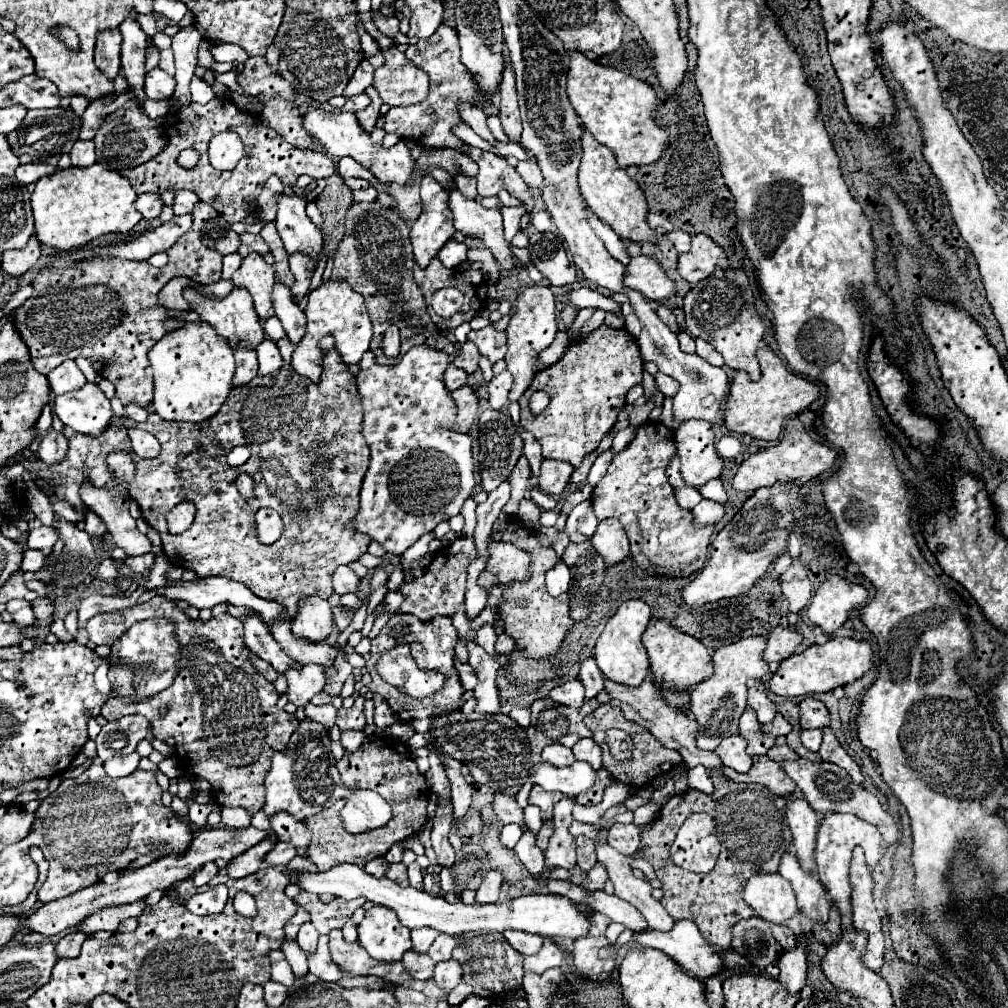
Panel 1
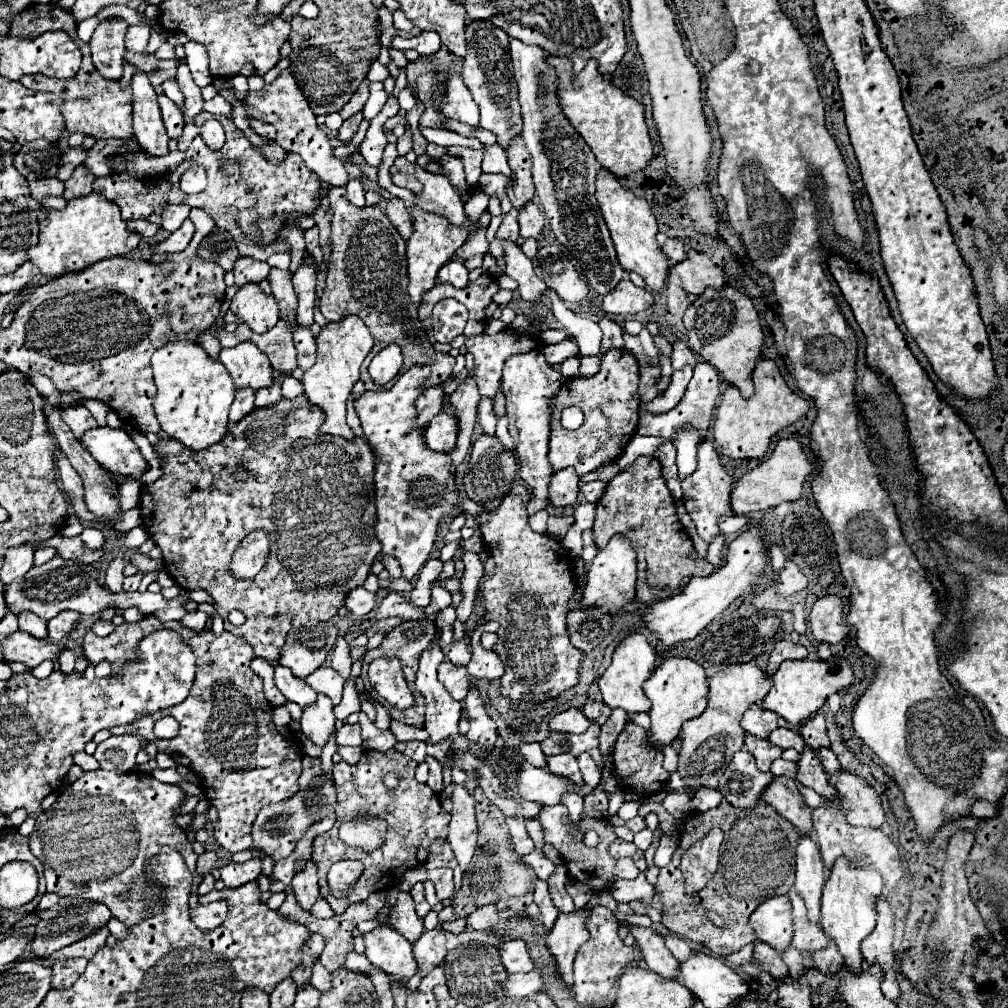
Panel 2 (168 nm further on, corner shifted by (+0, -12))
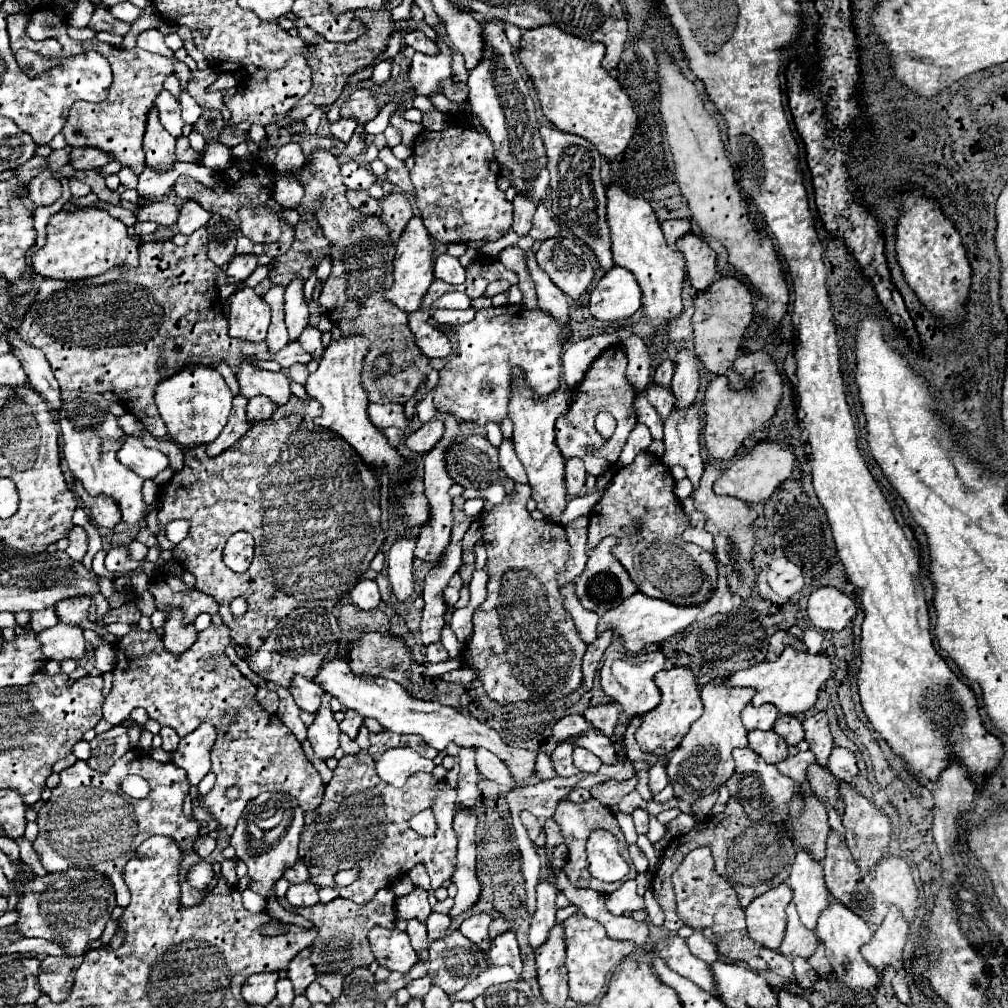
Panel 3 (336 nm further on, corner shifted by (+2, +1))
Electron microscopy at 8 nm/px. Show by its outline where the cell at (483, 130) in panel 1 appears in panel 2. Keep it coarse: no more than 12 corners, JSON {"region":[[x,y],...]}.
{"region":[[459,74],[449,76],[441,112],[479,128],[479,108]]}

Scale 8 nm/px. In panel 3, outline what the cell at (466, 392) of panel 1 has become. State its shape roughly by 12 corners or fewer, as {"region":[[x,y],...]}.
{"region":[[431,419],[405,439],[415,453],[429,453],[443,437],[443,421]]}

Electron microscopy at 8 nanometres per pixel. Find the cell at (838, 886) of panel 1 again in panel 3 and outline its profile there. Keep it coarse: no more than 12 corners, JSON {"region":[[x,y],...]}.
{"region":[[833,901],[817,937],[841,985],[877,989],[879,971],[863,957],[871,927]]}

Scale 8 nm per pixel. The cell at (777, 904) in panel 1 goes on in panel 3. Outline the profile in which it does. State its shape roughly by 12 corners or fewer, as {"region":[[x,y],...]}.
{"region":[[773,887],[747,913],[747,935],[773,951],[785,935],[793,891]]}

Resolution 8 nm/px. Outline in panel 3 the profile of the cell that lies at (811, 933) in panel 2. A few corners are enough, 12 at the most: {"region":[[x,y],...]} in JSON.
{"region":[[795,905],[787,907],[787,933],[779,953],[809,959],[817,935],[799,921]]}

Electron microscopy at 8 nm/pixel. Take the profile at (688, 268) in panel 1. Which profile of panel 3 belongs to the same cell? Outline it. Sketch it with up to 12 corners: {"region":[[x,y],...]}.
{"region":[[693,233],[677,239],[689,283],[705,291],[717,277],[715,251]]}

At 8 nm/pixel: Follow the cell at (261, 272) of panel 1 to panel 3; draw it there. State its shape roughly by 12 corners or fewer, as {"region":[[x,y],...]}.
{"region":[[251,287],[231,297],[229,337],[265,341],[271,311]]}

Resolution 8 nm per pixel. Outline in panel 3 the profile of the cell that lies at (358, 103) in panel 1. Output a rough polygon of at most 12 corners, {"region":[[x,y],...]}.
{"region":[[341,119],[331,125],[331,135],[347,143],[357,121]]}

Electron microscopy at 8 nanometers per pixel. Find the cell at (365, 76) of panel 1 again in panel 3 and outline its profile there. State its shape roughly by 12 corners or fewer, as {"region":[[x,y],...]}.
{"region":[[355,89],[341,117],[369,123],[379,107],[373,89]]}

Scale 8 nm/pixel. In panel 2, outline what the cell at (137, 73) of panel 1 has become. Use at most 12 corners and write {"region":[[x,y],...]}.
{"region":[[145,72],[131,80],[133,130],[141,148],[167,154],[157,94]]}

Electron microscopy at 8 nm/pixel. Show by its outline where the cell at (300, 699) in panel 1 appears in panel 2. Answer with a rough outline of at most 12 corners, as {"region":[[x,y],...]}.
{"region":[[317,696],[303,708],[301,732],[325,746],[335,730],[333,704]]}

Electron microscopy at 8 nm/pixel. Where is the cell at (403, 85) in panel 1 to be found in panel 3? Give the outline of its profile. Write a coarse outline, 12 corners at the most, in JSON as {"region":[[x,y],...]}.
{"region":[[391,149],[379,151],[389,167],[387,181],[413,197],[413,183],[403,161]]}

